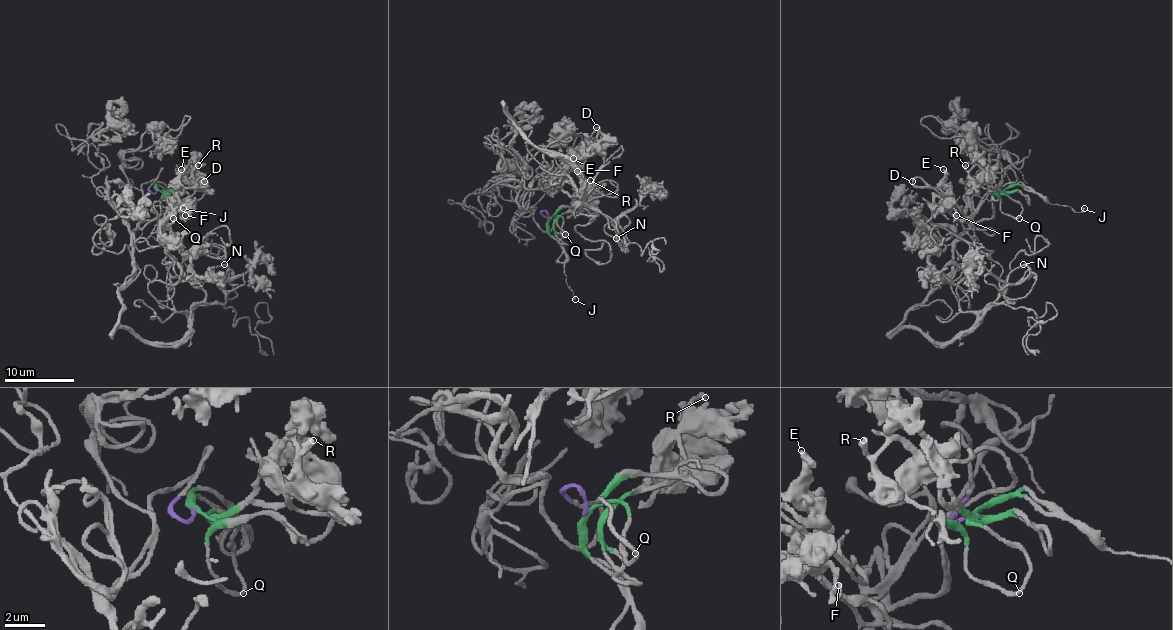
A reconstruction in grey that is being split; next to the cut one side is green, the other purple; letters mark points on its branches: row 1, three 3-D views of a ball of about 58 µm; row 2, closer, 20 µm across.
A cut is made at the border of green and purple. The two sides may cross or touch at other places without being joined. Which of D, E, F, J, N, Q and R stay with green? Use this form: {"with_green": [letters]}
{"with_green": ["J", "Q", "R"]}

